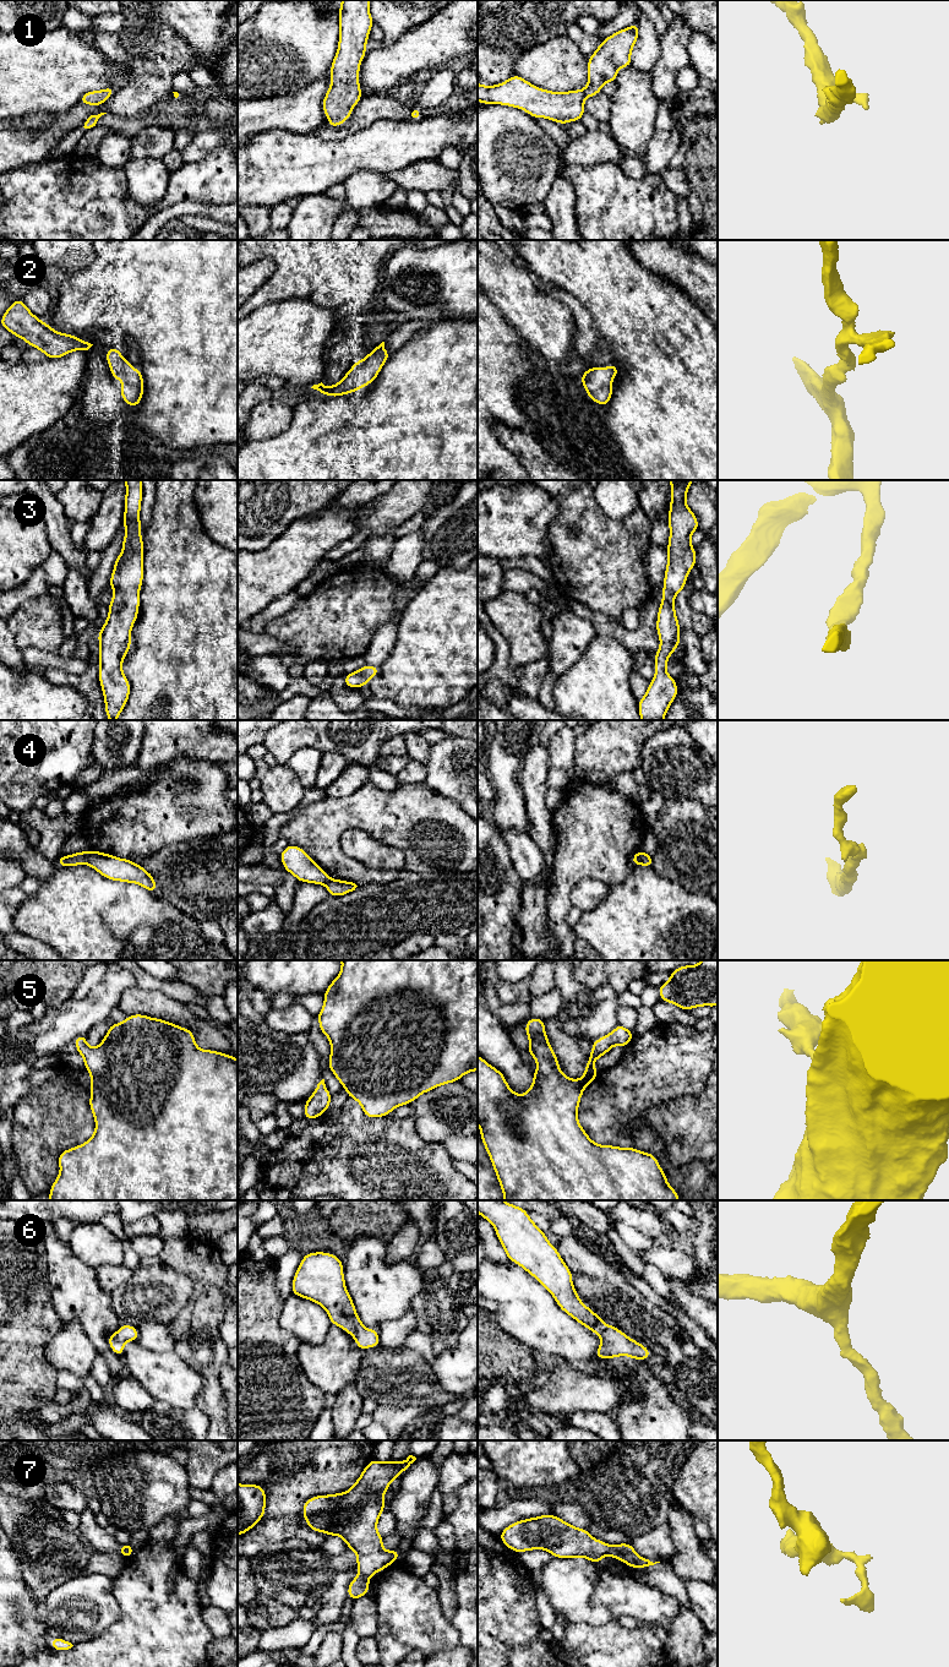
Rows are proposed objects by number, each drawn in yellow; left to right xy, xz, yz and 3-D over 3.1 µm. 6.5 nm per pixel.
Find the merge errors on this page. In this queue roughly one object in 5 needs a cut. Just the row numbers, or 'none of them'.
4, 7

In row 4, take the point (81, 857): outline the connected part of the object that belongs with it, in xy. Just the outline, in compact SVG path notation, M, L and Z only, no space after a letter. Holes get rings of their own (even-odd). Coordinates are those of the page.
M80 851L76 854L71 854L67 856L58 856L56 862L61 867L69 867L69 866L78 866L78 865L88 865L88 852L87 851Z

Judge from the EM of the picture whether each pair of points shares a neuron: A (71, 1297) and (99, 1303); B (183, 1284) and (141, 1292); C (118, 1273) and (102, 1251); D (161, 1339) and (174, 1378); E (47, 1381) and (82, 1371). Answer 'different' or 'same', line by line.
A: same
B: same
C: different
D: different
E: different

